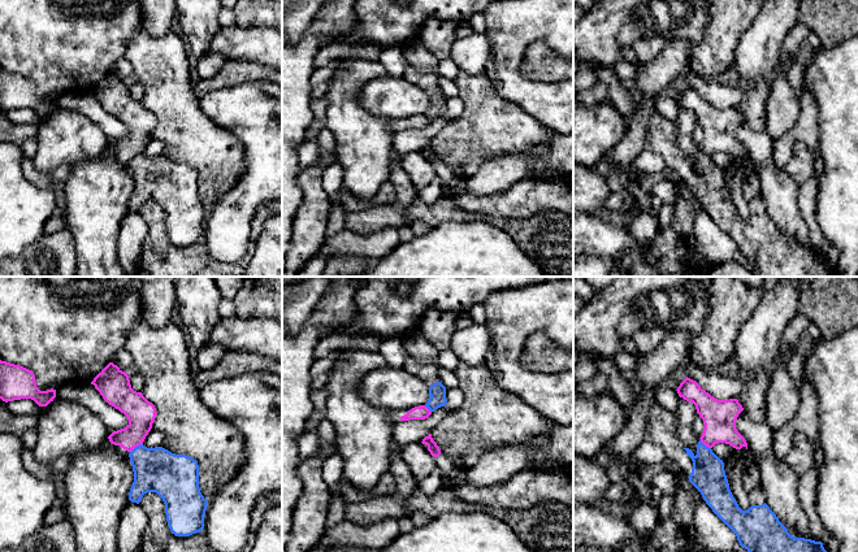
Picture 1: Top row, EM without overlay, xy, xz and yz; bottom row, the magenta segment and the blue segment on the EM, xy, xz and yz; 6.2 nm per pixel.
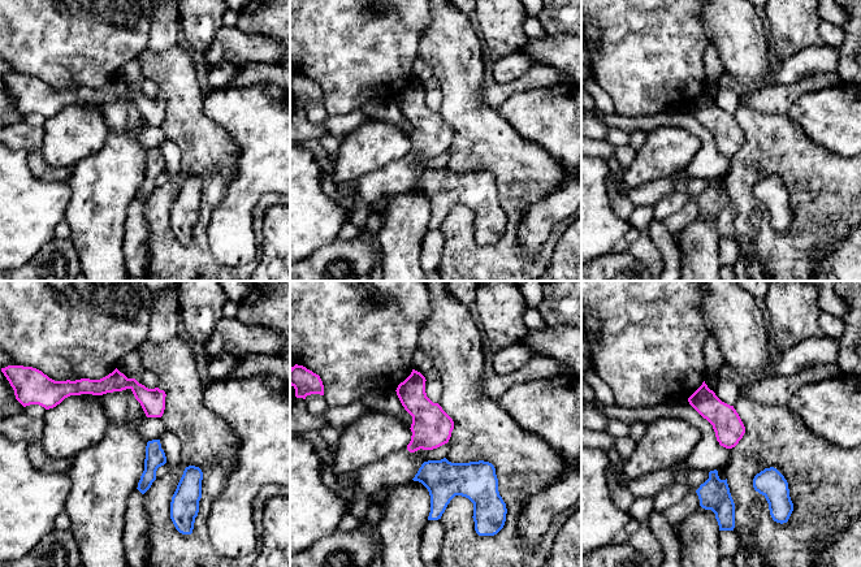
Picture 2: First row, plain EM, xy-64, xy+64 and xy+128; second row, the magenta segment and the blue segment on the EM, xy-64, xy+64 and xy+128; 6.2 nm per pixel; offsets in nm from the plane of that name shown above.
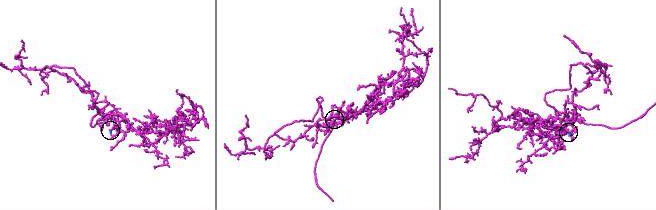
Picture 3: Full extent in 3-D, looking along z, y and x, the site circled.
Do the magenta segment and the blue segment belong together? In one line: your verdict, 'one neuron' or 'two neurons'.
two neurons

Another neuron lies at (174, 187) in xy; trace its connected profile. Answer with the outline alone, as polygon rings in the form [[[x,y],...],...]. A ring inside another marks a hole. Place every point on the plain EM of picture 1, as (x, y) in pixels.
[[[143,153],[130,162],[134,181],[134,191],[129,201],[129,209],[139,213],[147,201],[156,201],[165,213],[168,235],[176,245],[190,245],[204,238],[204,225],[208,209],[199,197],[198,170],[186,164],[176,164],[162,156],[147,157]]]

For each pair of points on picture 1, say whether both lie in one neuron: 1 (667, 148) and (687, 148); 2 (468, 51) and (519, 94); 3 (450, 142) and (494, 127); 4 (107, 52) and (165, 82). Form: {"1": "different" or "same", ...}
{"1": "different", "2": "different", "3": "same", "4": "different"}

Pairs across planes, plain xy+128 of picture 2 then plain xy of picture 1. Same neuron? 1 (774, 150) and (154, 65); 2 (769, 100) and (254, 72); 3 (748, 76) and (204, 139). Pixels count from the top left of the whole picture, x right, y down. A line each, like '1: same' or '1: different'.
1: same
2: same
3: same

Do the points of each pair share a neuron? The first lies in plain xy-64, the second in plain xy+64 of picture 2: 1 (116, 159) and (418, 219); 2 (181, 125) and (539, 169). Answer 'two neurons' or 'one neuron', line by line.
1: one neuron
2: one neuron

